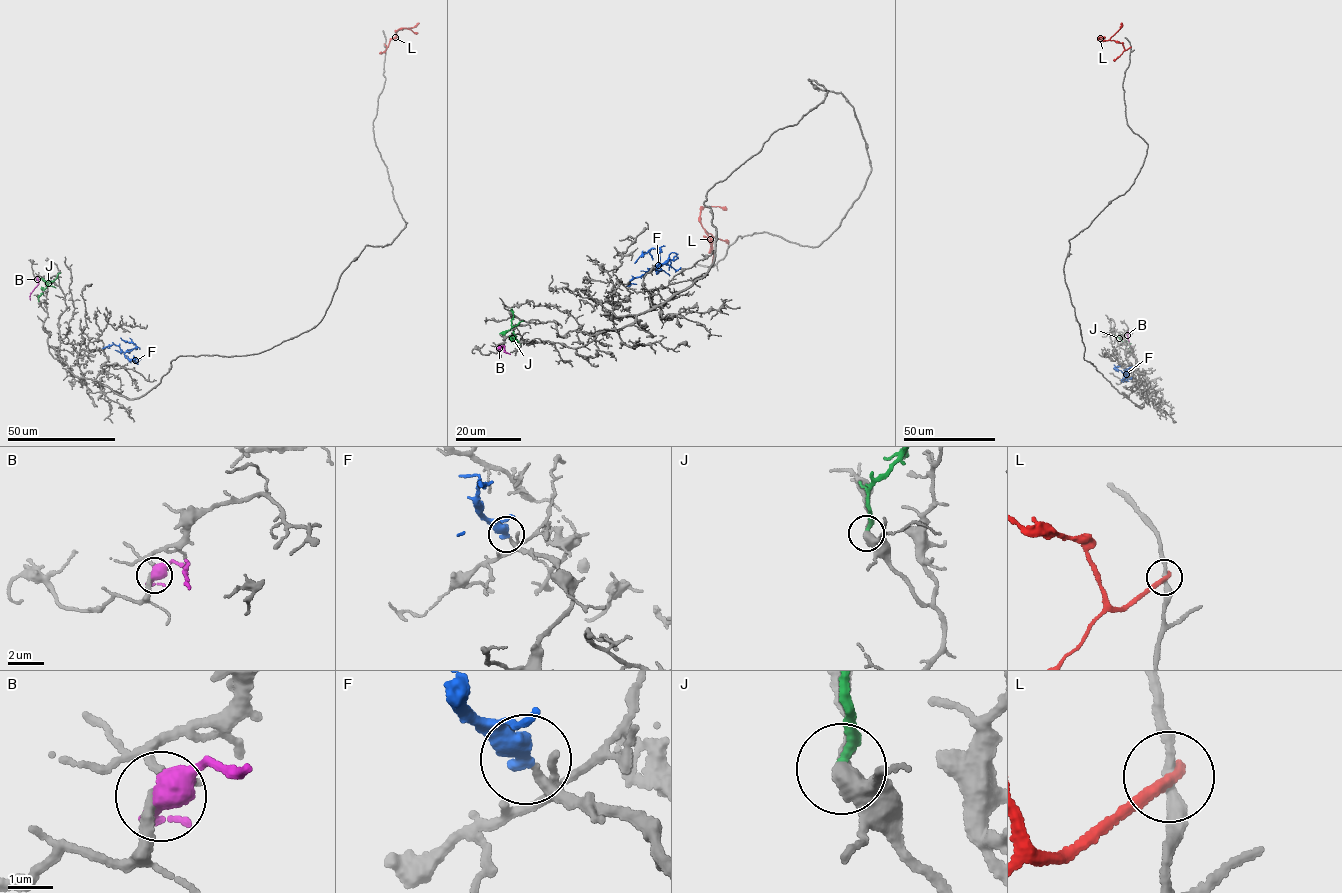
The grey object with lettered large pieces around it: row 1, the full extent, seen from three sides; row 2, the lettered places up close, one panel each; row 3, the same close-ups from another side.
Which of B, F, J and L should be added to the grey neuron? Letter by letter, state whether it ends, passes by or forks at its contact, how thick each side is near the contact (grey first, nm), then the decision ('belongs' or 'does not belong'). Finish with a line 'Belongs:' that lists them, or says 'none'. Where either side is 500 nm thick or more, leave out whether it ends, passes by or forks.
B: it passes by | 240/440 nm | does not belong
F: it ends | 190/480 nm | belongs
J: it ends | 380/220 nm | does not belong
L: it ends | 240/320 nm | does not belong
Belongs: F

